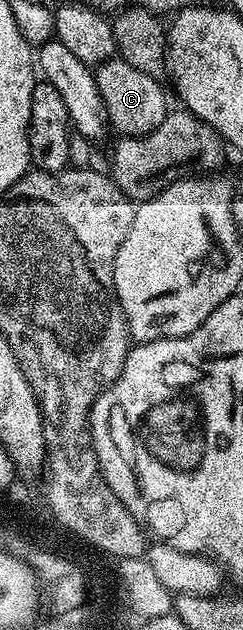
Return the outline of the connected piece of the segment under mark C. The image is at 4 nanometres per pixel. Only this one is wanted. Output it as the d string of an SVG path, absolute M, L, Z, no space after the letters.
M116 56L100 62L94 76L97 88L101 92L108 123L112 127L116 126L120 135L147 134L153 128L157 128L161 120L167 118L167 94L159 87L155 74L146 74L143 70L133 68L133 64L129 64L124 58Z

